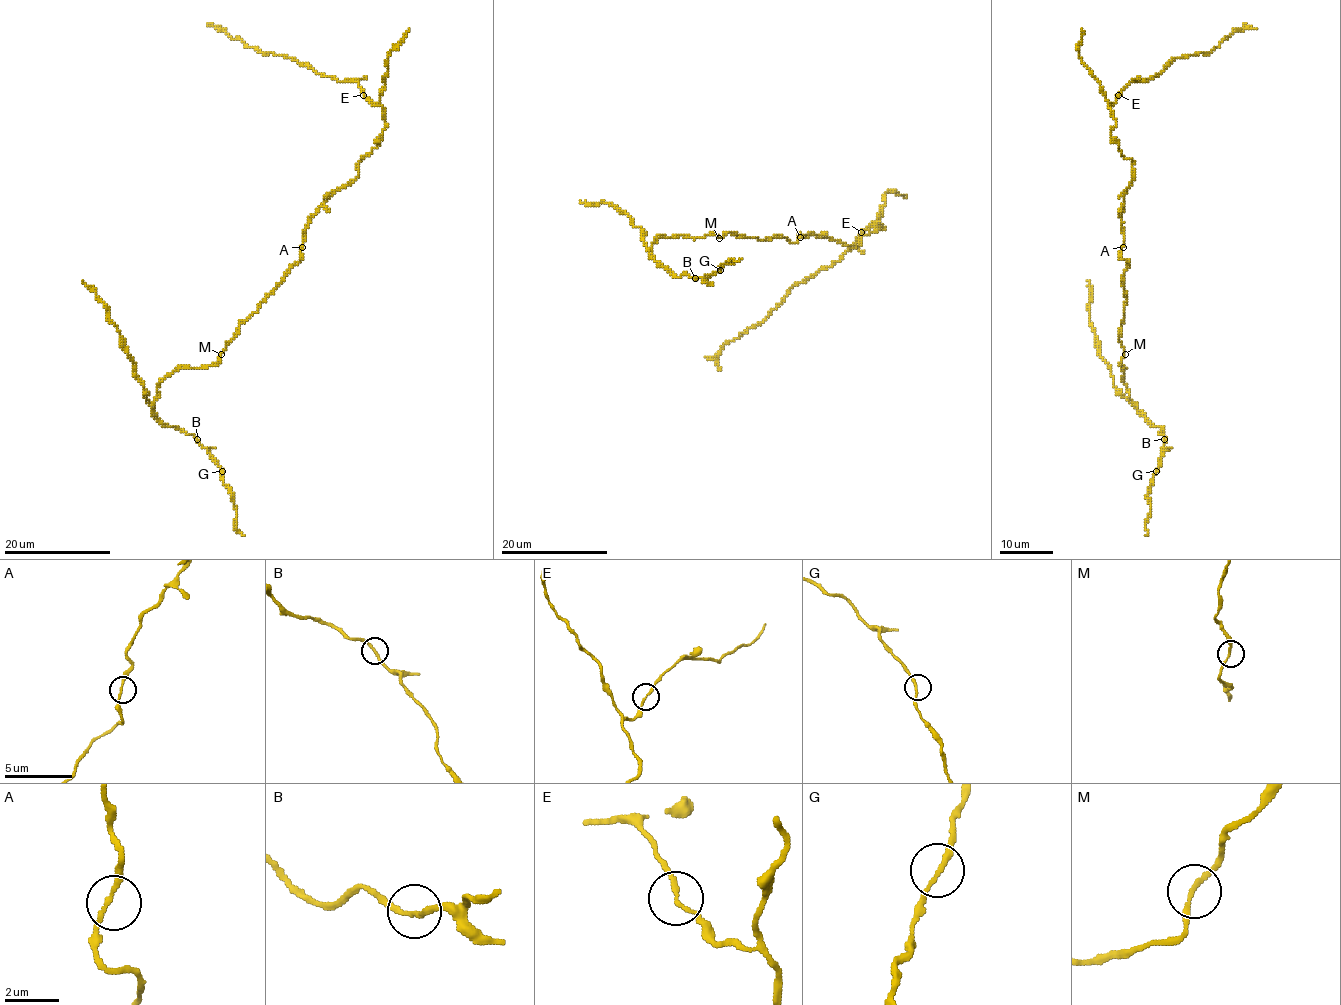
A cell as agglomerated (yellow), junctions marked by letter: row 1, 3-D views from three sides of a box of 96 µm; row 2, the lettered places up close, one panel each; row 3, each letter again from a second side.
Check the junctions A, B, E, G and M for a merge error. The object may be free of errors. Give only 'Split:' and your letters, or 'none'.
Split: none

